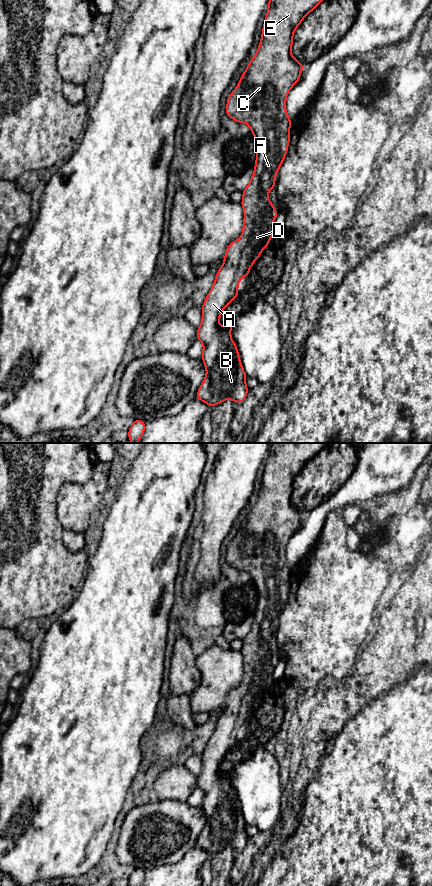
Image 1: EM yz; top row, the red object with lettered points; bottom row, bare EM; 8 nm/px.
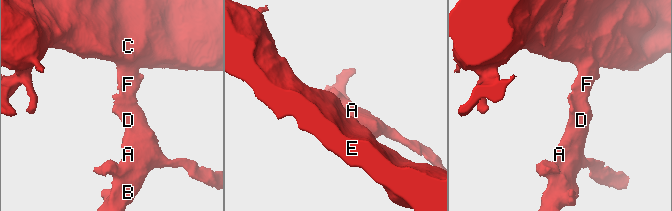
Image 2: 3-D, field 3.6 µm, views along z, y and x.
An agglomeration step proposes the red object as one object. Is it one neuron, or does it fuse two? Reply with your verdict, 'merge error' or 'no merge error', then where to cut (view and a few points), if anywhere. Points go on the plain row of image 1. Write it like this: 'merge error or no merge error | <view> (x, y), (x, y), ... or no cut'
no merge error | no cut

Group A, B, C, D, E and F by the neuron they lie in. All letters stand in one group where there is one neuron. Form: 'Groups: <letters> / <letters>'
Groups: A B C D E F

